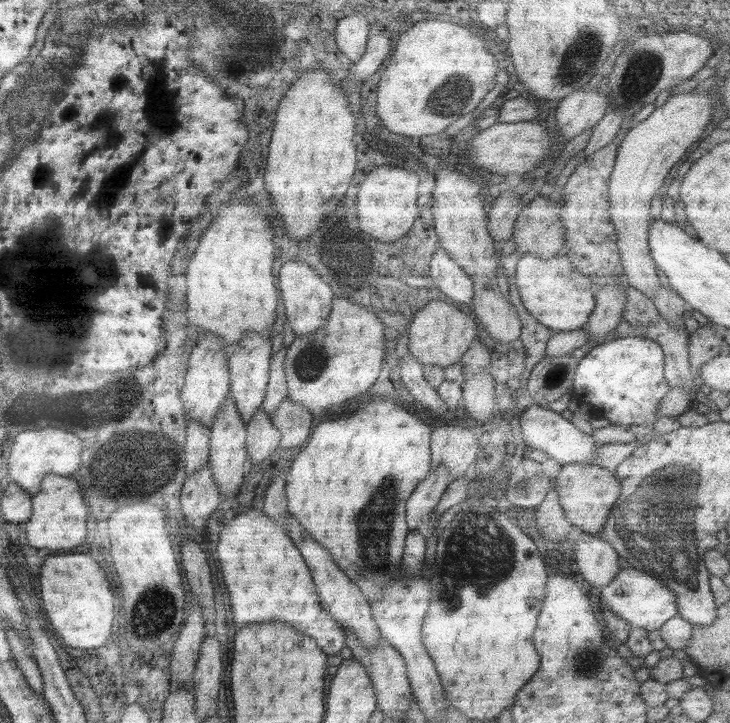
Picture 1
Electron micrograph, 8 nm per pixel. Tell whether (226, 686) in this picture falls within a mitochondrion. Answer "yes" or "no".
no

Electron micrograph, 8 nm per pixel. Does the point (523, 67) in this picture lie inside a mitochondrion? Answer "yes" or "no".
no

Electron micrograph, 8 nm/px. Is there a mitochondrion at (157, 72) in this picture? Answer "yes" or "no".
yes

